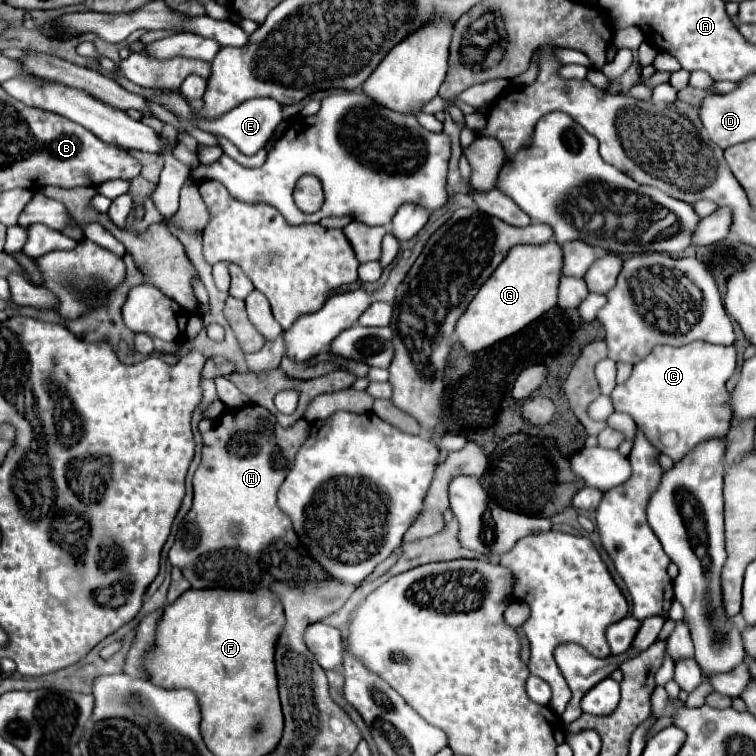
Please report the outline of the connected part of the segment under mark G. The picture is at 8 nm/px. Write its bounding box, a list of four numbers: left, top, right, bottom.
[455,240,563,352]

